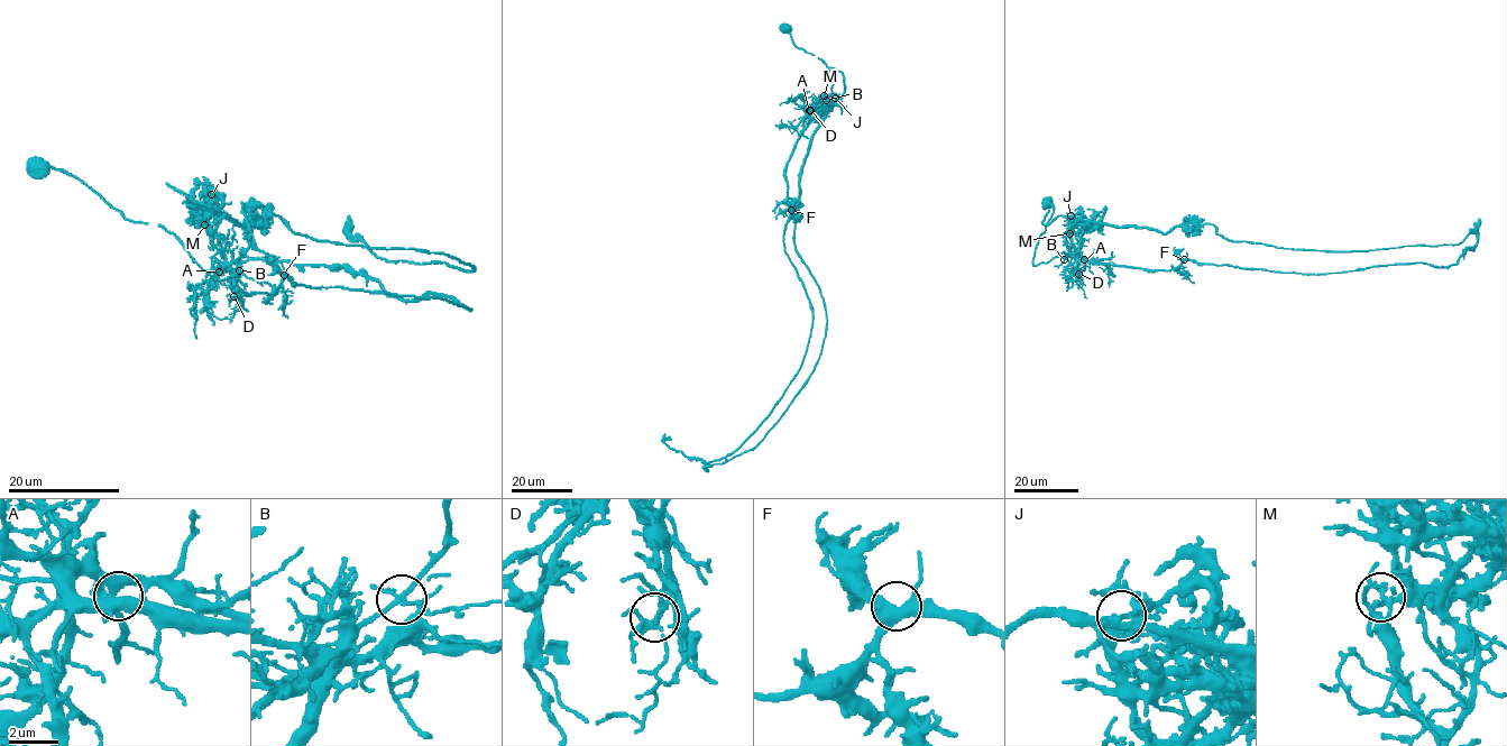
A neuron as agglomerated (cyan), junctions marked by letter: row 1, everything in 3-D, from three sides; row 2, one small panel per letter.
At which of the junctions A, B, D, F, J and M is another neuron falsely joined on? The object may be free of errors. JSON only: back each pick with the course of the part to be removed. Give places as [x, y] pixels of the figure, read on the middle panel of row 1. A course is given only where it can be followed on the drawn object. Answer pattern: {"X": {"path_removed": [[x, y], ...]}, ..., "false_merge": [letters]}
{"M": {"path_removed": [[824, 94], [824, 121], [805, 160], [793, 236], [826, 313], [819, 358], [756, 445], [706, 466], [708, 471]]}, "false_merge": ["M"]}

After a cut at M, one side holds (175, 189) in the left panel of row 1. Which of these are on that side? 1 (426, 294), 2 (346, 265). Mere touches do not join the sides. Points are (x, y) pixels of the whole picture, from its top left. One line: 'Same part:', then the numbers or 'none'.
Same part: none

